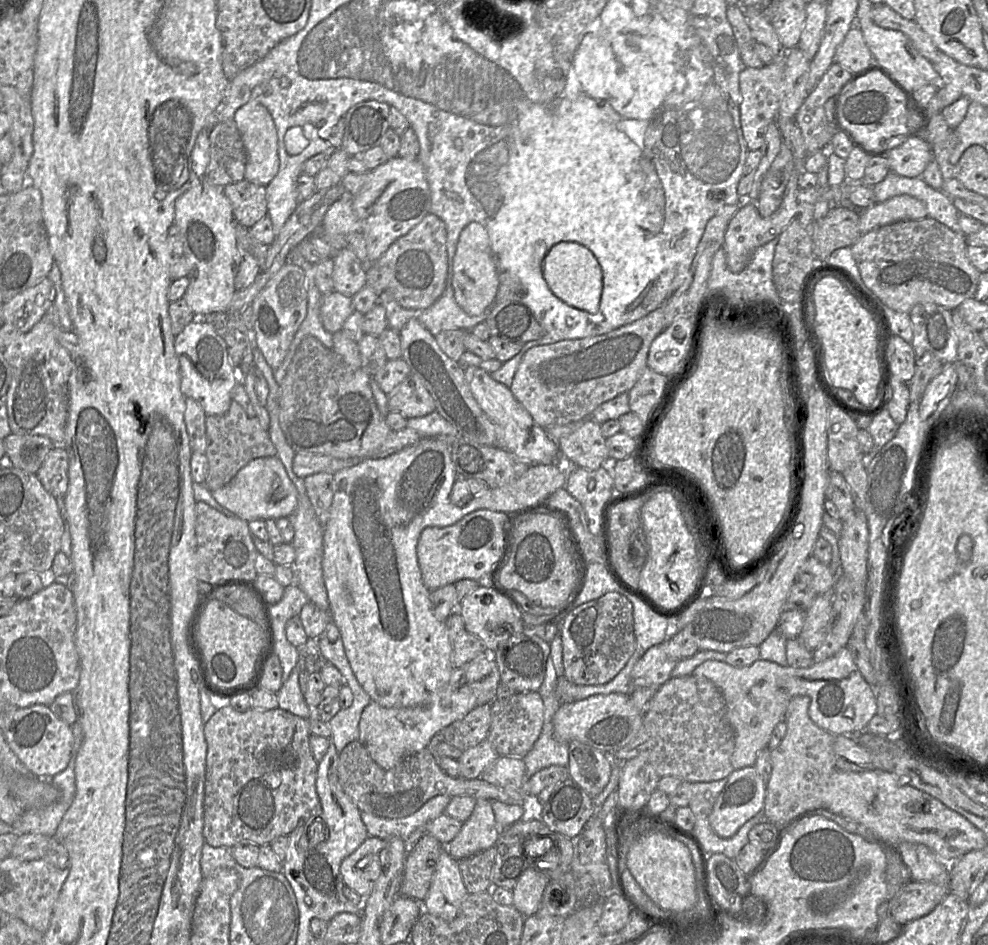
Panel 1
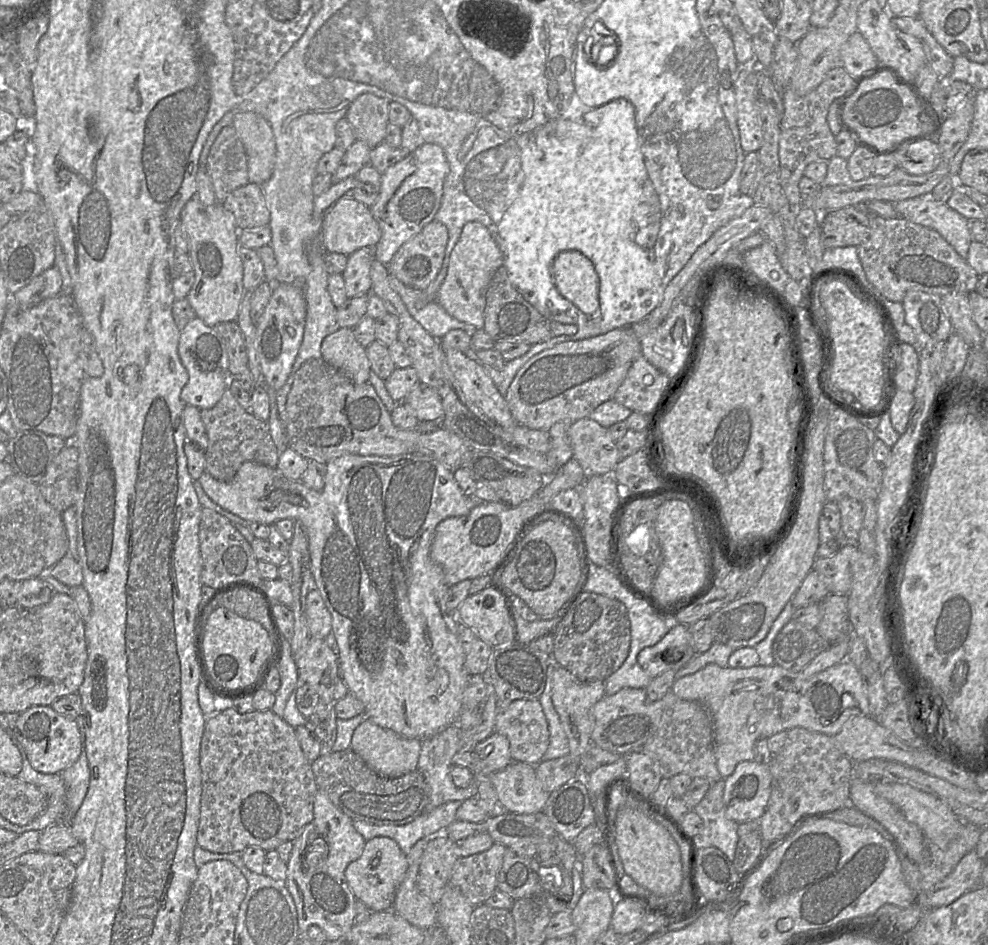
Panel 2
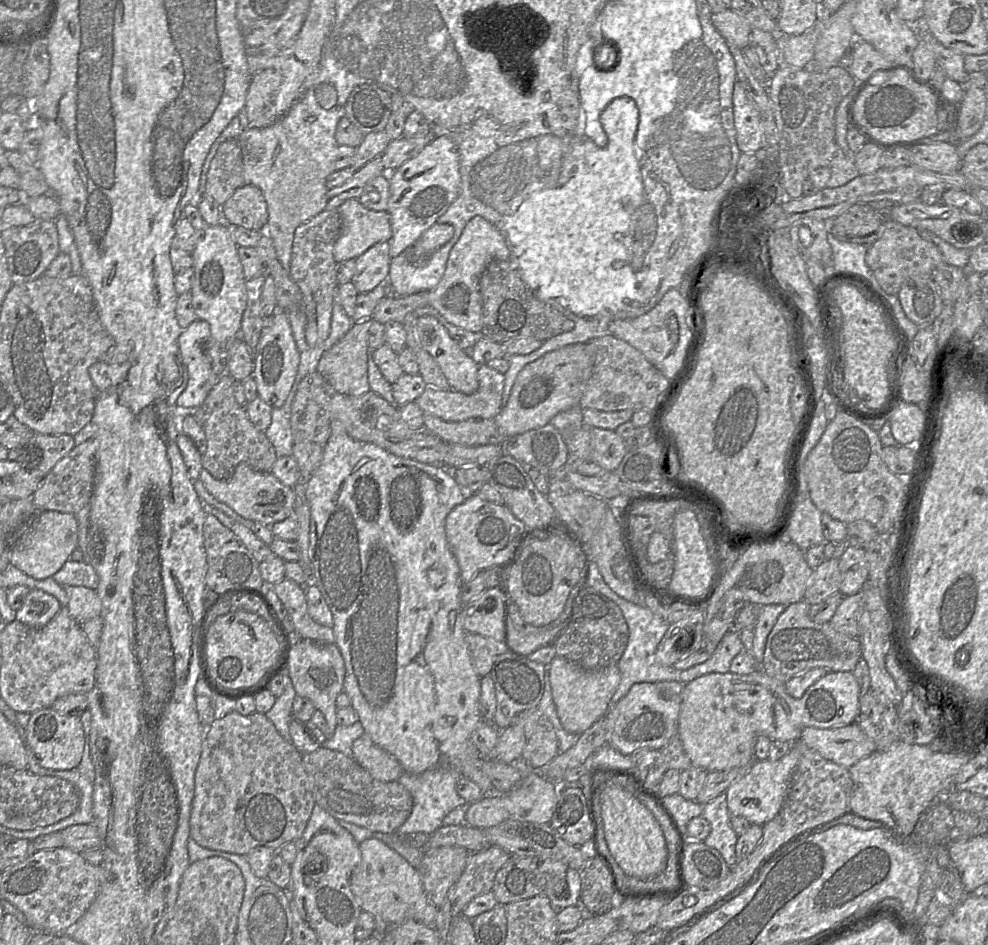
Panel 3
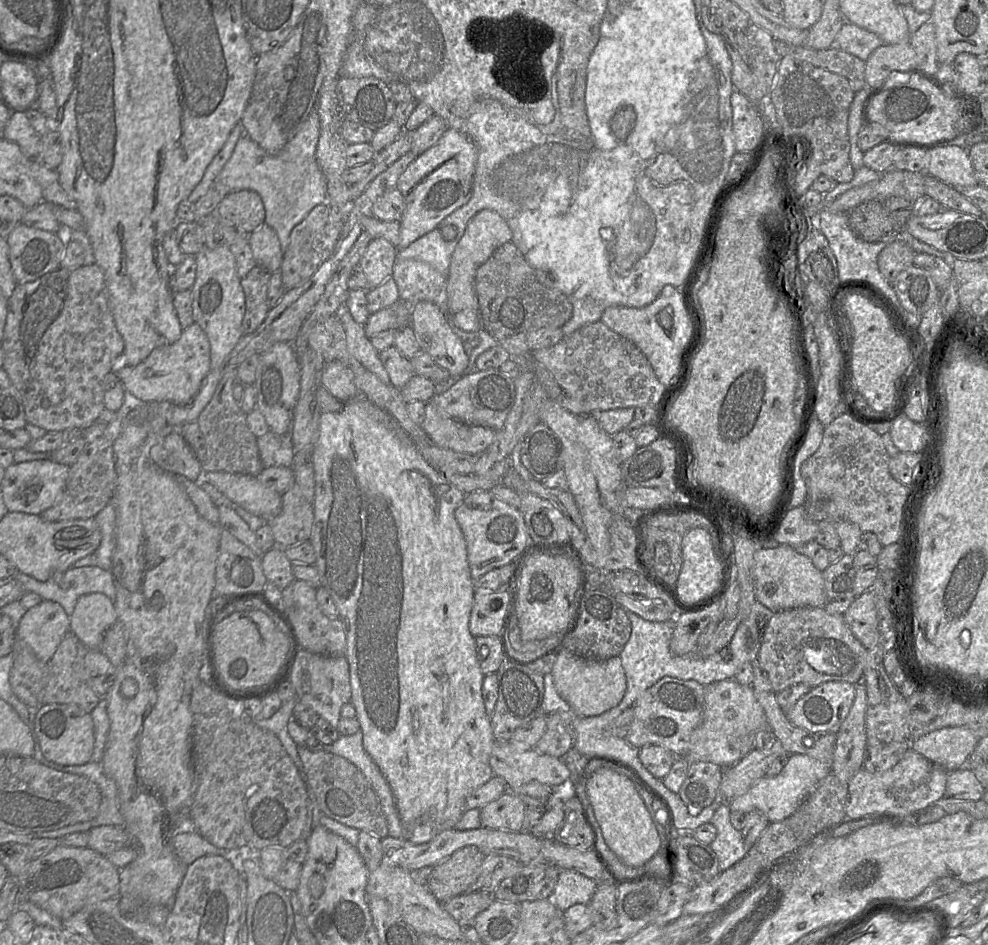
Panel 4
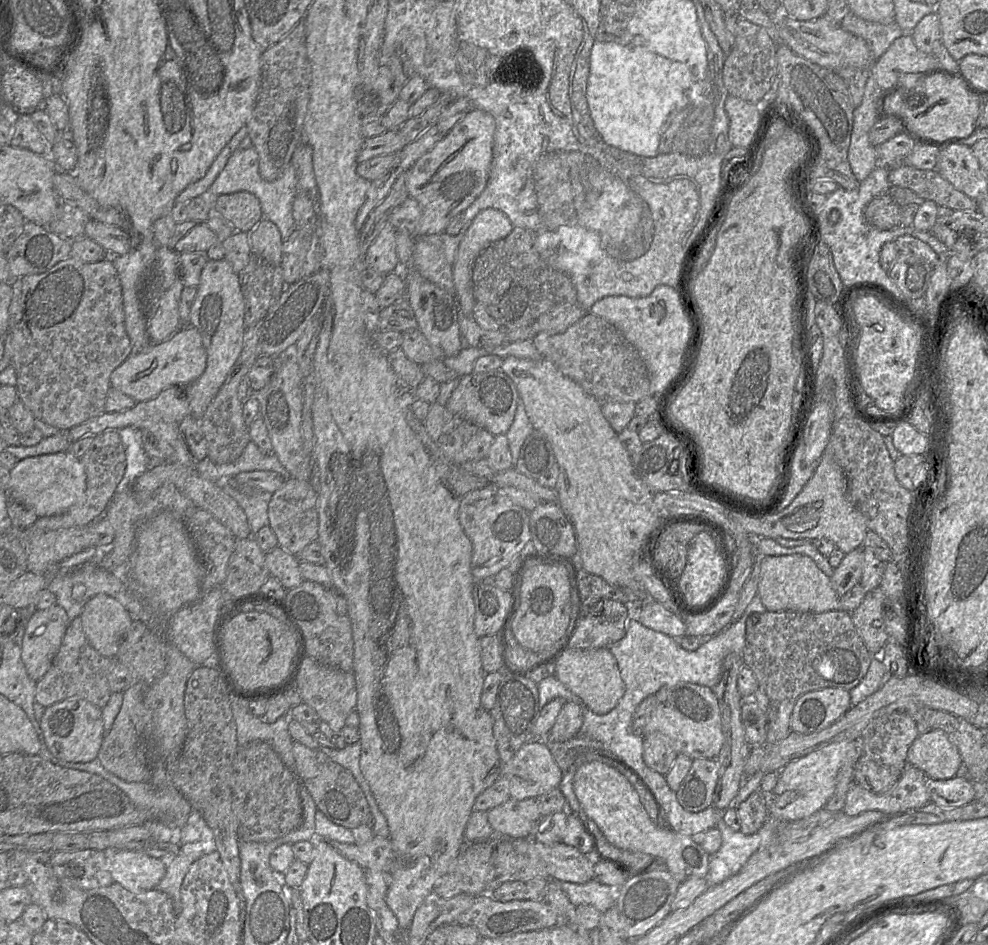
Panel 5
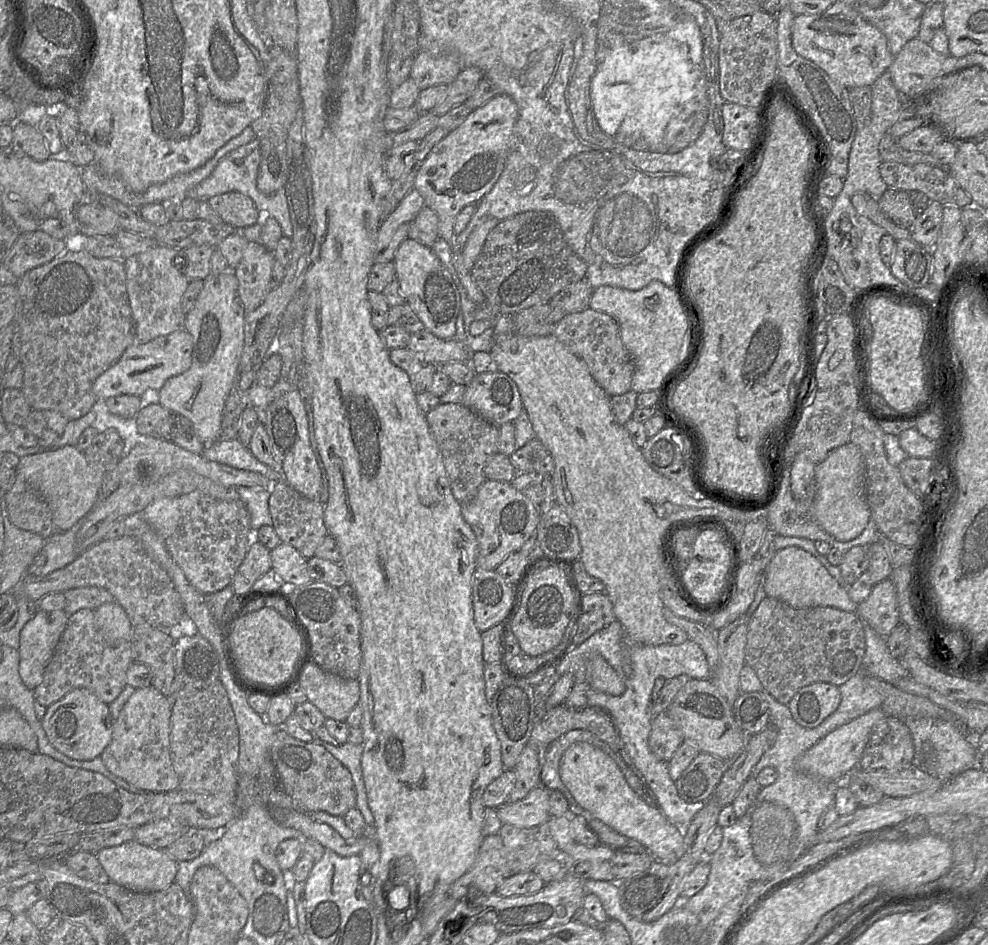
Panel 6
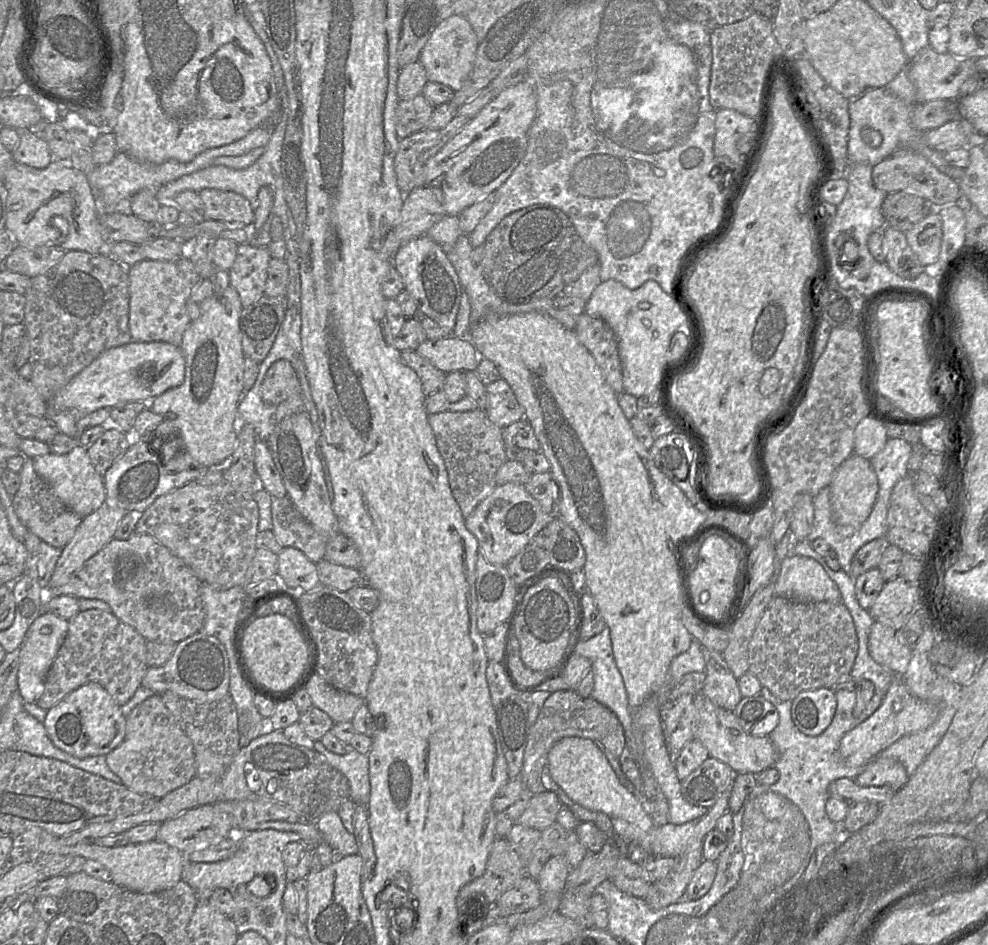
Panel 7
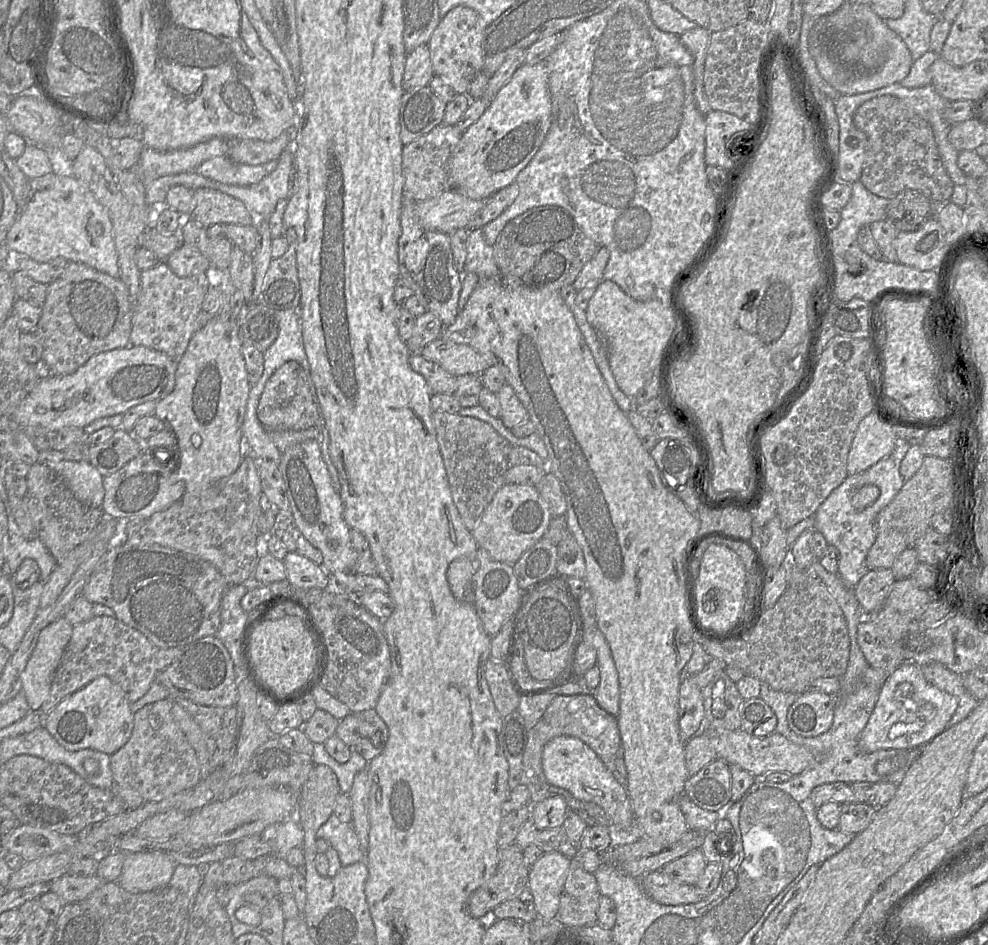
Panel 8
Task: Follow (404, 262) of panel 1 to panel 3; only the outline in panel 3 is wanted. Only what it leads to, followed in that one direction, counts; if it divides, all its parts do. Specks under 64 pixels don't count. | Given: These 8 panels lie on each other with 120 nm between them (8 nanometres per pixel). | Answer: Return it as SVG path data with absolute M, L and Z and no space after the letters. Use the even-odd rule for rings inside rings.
M433 224L419 239L402 253L414 267L424 267L431 256L454 235L454 227L450 224Z

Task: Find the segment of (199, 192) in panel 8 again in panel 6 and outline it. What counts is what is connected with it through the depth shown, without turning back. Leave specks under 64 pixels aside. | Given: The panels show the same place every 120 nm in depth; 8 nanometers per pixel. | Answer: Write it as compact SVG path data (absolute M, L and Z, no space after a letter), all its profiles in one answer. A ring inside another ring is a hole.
M226 192L211 197L207 202L223 222L237 229L237 232L259 221L260 211L254 201L240 192Z

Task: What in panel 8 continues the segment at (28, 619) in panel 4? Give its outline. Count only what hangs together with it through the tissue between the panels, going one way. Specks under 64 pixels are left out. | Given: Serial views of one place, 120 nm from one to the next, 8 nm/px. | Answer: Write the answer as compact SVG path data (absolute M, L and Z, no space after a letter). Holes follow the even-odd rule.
M64 618L47 625L39 634L37 643L21 674L21 690L31 711L40 712L48 698L54 674L72 636L71 626Z

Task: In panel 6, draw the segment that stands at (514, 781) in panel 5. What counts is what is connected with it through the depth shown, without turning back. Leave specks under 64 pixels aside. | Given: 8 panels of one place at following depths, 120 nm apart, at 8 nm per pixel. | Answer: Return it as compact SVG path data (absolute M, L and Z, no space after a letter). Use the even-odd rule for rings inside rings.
M527 745L514 769L516 784L506 803L515 803L524 799L532 789L541 785L542 767L538 752Z

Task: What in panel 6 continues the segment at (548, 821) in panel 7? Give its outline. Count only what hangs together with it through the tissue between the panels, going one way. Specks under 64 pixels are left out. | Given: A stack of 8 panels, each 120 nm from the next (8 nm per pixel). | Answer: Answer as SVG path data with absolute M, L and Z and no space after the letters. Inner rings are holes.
M543 785L532 789L522 800L505 803L497 809L497 816L503 825L518 828L533 828L545 824L551 818L550 792Z

